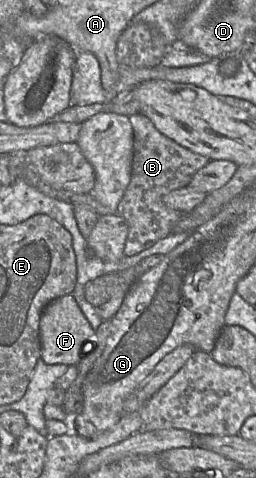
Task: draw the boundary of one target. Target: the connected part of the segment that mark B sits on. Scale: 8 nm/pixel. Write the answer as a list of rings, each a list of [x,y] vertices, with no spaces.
[[[141,113],[129,116],[129,121],[133,129],[131,179],[115,214],[122,216],[129,227],[124,255],[134,256],[173,232],[184,213],[167,207],[163,197],[173,190],[187,187],[194,174],[210,159],[165,136]]]

